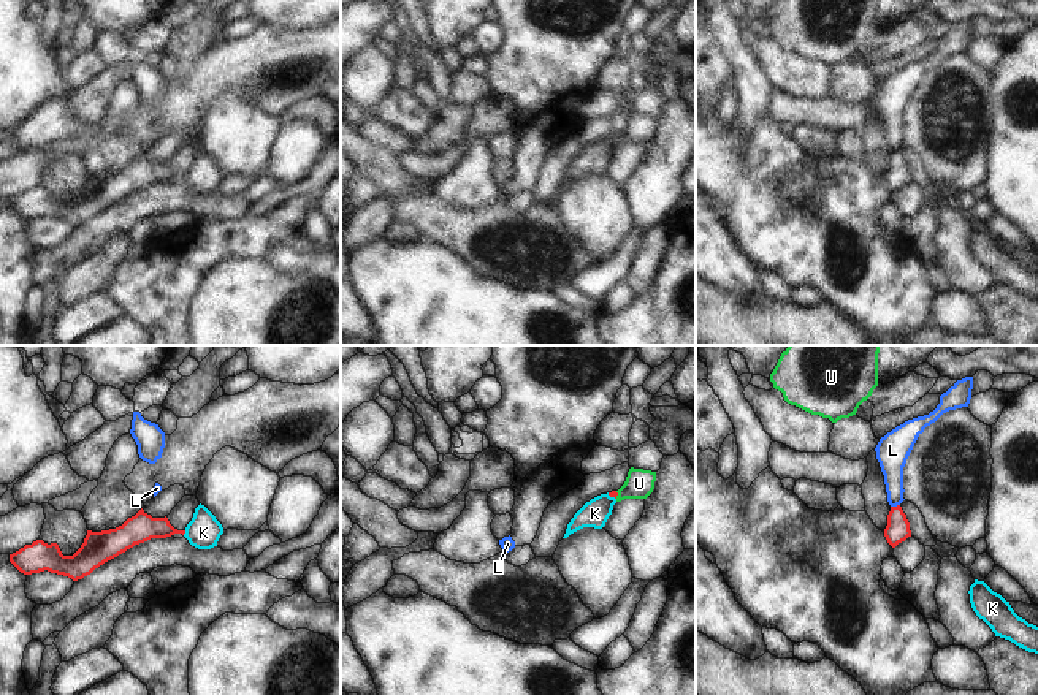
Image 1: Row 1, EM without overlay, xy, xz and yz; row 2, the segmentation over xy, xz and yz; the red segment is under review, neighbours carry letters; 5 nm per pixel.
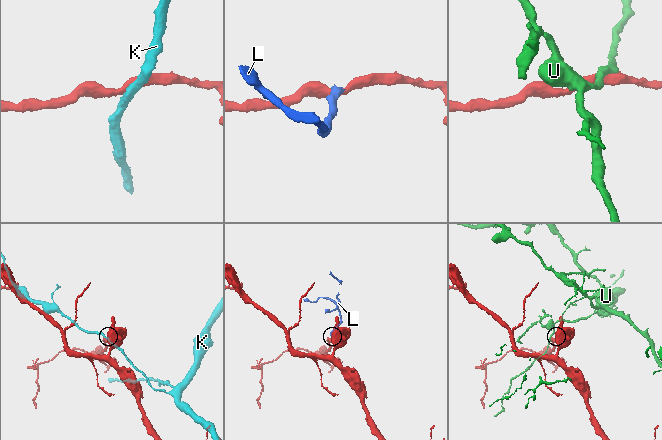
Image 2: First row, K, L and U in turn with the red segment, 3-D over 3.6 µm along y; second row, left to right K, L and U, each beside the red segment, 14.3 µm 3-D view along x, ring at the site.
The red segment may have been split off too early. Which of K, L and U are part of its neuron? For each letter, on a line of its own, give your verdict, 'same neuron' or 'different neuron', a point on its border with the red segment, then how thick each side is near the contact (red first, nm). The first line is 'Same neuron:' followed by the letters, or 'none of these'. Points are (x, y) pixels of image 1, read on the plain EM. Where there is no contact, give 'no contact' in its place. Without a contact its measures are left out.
Same neuron: none of these
K: different neuron | xy (184, 178) | 140/170 nm
L: different neuron | yz (894, 152) | 120/140 nm
U: different neuron | xz (617, 140) | 30/150 nm

